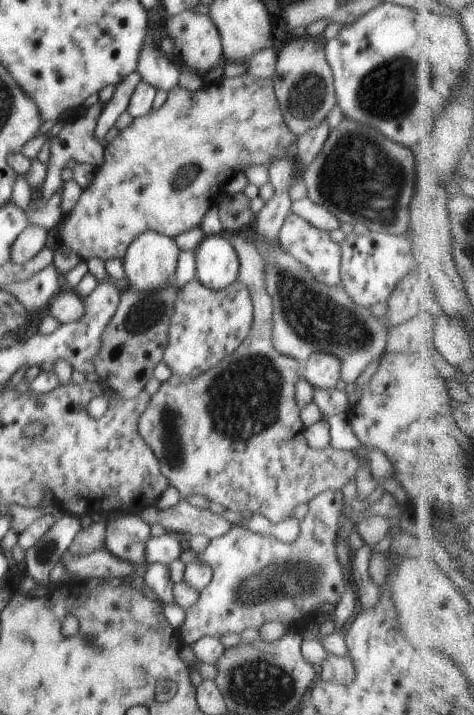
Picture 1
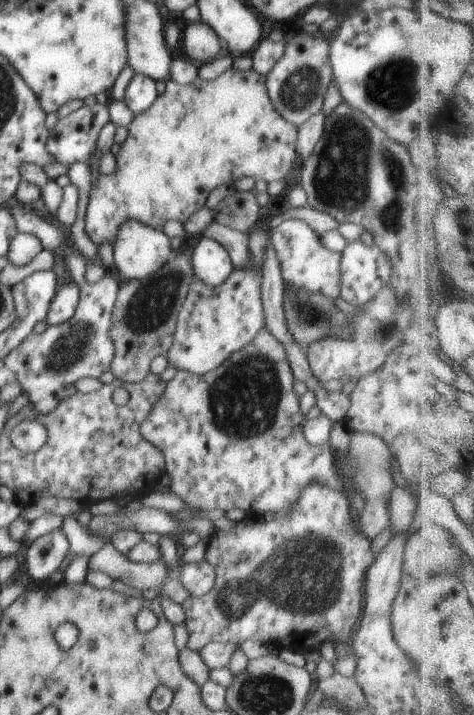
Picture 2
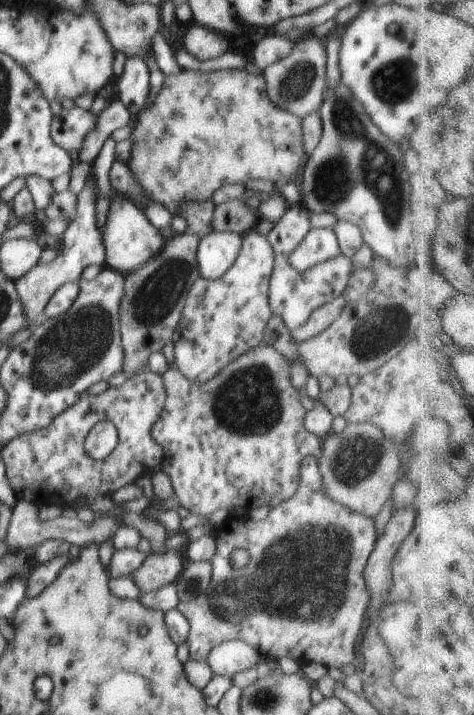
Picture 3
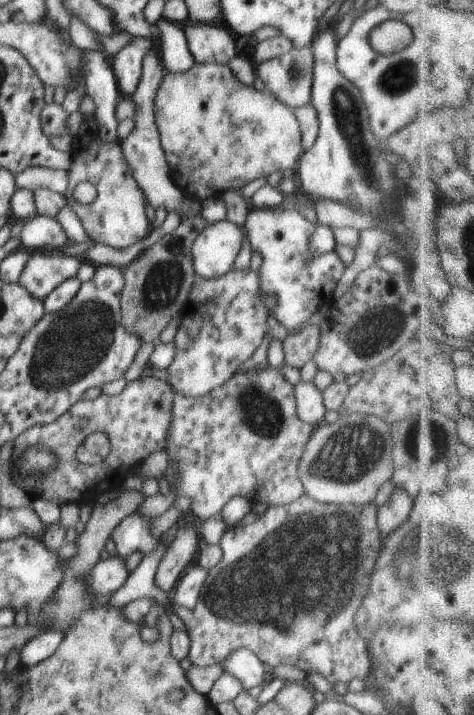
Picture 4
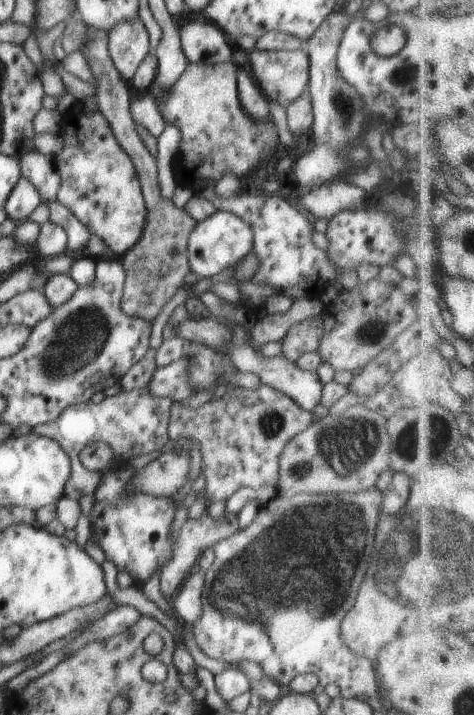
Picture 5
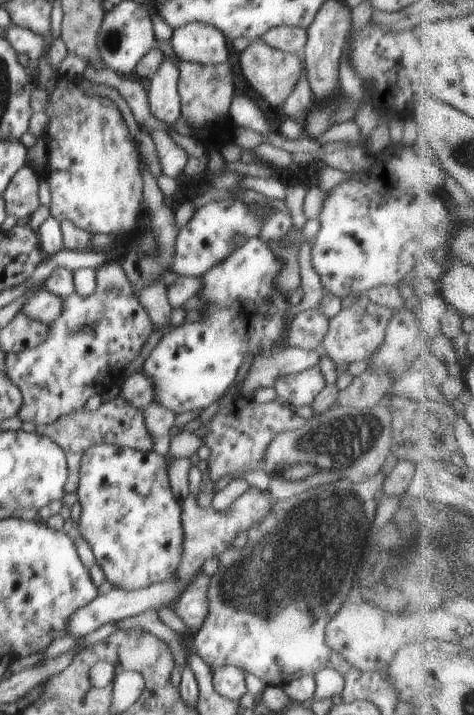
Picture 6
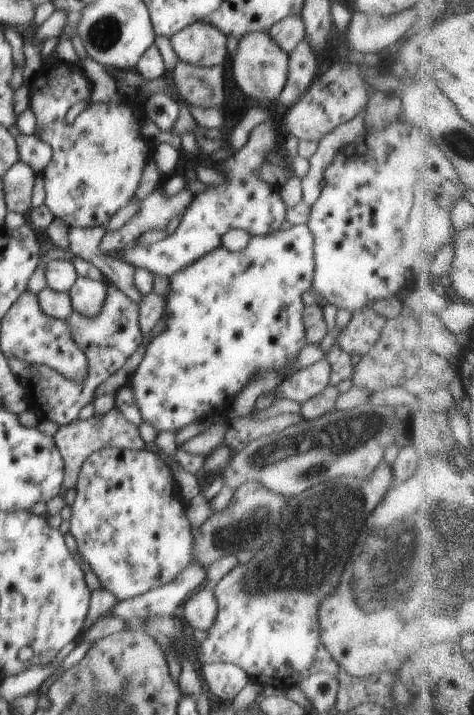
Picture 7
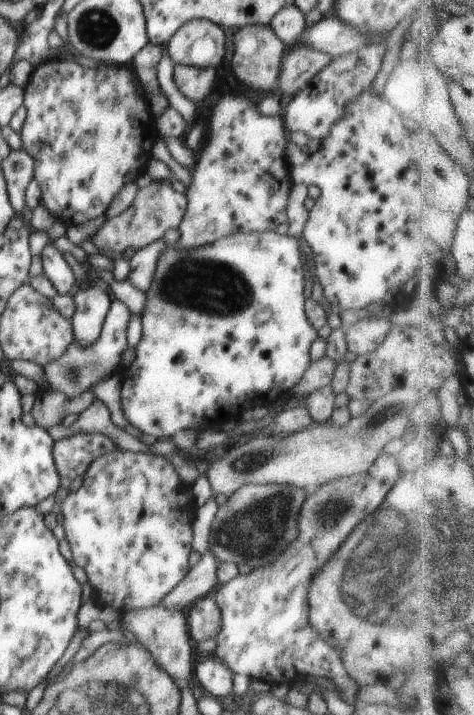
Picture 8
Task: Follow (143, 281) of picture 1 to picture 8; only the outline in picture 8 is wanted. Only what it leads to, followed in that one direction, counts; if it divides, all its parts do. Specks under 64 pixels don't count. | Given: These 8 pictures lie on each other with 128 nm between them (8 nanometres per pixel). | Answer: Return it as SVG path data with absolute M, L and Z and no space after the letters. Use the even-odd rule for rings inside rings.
M56 56L32 72L24 89L27 118L19 136L24 150L35 160L34 178L42 189L41 204L56 220L80 225L104 217L121 189L147 169L150 148L158 139L158 132L147 100L134 88L135 80L131 67L98 64L96 69L84 68Z

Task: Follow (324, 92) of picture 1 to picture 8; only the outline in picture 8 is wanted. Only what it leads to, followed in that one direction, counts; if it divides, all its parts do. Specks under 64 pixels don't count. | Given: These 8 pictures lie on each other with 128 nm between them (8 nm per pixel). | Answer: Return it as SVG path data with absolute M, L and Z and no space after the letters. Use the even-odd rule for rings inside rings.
M269 24L249 25L239 29L234 36L235 55L232 58L232 70L246 85L254 90L270 92L277 87L281 76L281 63L285 56L285 45L274 34Z

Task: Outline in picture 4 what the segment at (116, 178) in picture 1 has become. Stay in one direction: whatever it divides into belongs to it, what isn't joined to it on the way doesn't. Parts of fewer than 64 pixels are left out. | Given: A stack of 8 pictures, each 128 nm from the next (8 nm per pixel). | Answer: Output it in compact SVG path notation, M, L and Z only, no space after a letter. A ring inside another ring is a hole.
M195 63L186 72L165 72L155 96L154 112L172 179L187 196L197 200L214 198L224 190L240 189L256 178L270 179L274 172L293 169L304 151L293 109L269 92L264 94L254 86L244 86L228 65Z

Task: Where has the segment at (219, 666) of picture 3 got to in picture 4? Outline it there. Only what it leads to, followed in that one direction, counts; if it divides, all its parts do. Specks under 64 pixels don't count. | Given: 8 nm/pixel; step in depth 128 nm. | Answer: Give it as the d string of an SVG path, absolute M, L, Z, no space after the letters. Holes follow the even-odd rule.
M246 648L234 650L221 664L224 672L232 674L232 676L236 676L238 680L241 680L243 688L246 690L270 684L270 682L267 682L264 674L265 664L254 652L246 650Z

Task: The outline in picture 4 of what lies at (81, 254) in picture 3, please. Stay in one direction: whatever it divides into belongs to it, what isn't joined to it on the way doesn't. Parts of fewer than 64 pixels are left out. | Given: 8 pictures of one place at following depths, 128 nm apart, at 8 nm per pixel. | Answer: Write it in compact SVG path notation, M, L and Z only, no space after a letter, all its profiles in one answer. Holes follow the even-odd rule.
M168 212L164 223L160 227L152 227L149 236L142 238L142 240L136 242L135 245L129 246L129 248L118 249L106 246L105 244L94 243L82 254L82 256L66 255L65 257L60 257L57 254L45 253L43 251L40 253L33 252L30 258L28 258L28 262L26 262L22 274L18 278L18 284L32 296L43 301L44 298L46 298L54 288L60 286L62 282L76 277L78 266L84 261L92 263L95 267L100 265L112 265L122 270L125 266L128 266L134 258L138 258L140 252L158 242L164 235L170 234L176 230L182 222L182 219L183 218L179 214L176 214L176 212Z

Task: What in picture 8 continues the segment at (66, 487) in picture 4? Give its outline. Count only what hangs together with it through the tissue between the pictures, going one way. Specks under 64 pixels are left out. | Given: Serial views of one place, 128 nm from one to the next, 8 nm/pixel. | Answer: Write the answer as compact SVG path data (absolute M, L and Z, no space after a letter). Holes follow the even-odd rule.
M79 433L55 442L53 458L61 478L74 481L83 476L96 458L113 452L115 441L101 433Z

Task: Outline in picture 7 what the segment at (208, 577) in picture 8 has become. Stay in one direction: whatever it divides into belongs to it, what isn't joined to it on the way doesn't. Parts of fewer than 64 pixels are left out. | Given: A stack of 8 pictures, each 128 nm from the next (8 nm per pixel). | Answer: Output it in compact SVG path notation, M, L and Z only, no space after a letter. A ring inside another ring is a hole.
M198 562L190 563L174 580L130 600L117 600L112 616L122 620L148 618L148 616L173 616L176 608L191 594L205 585L206 570Z

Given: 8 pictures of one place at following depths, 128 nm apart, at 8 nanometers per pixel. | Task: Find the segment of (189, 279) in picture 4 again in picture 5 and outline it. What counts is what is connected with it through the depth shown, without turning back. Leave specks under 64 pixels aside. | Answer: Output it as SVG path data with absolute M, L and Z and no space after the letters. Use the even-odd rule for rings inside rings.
M87 26L87 40L84 46L78 50L88 60L94 78L98 80L96 88L96 101L98 108L112 128L112 134L116 136L122 150L128 154L134 163L142 194L146 201L147 216L144 230L140 240L122 254L122 266L126 274L126 282L123 288L121 300L122 312L128 316L140 316L146 318L146 322L154 322L164 304L176 294L176 290L184 284L186 274L191 272L188 266L187 242L190 232L194 230L197 222L184 210L176 207L171 200L164 200L161 195L160 184L157 176L157 162L146 145L136 132L136 124L130 112L131 98L128 86L121 77L110 58L107 45L107 33L100 28Z

